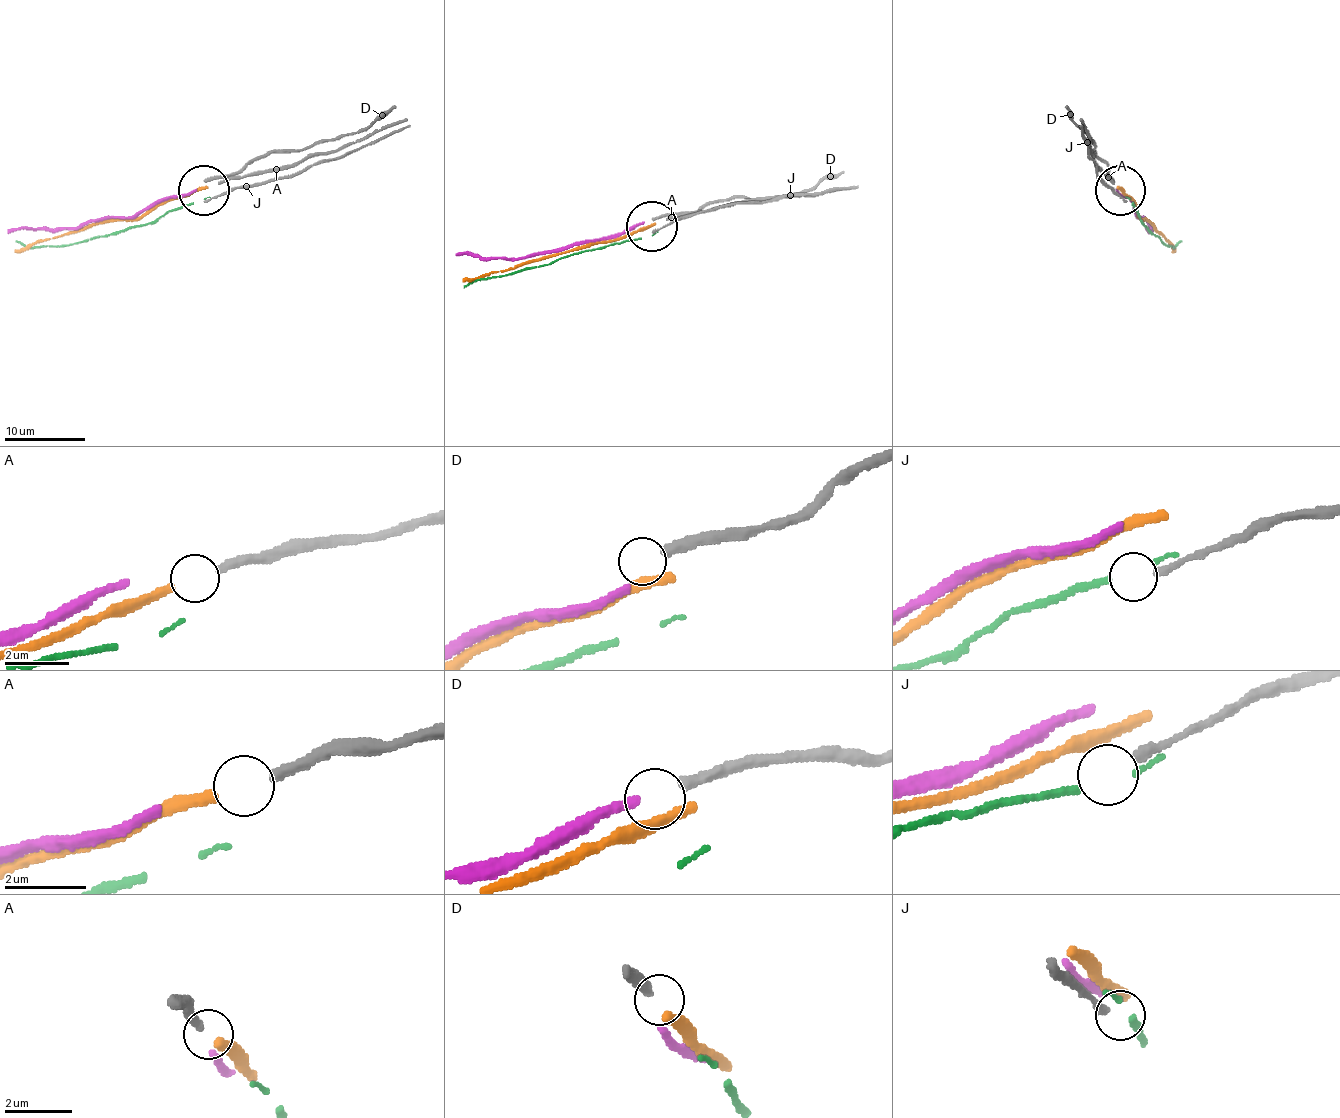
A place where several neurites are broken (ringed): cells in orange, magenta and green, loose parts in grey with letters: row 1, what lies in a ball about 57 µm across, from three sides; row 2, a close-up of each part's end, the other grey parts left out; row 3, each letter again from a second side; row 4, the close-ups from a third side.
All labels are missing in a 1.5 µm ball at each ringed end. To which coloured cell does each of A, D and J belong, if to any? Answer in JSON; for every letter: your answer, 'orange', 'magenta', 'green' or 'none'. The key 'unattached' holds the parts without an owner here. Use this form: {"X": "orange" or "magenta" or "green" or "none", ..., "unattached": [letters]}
{"A": "orange", "D": "none", "J": "none", "unattached": ["D", "J"]}

